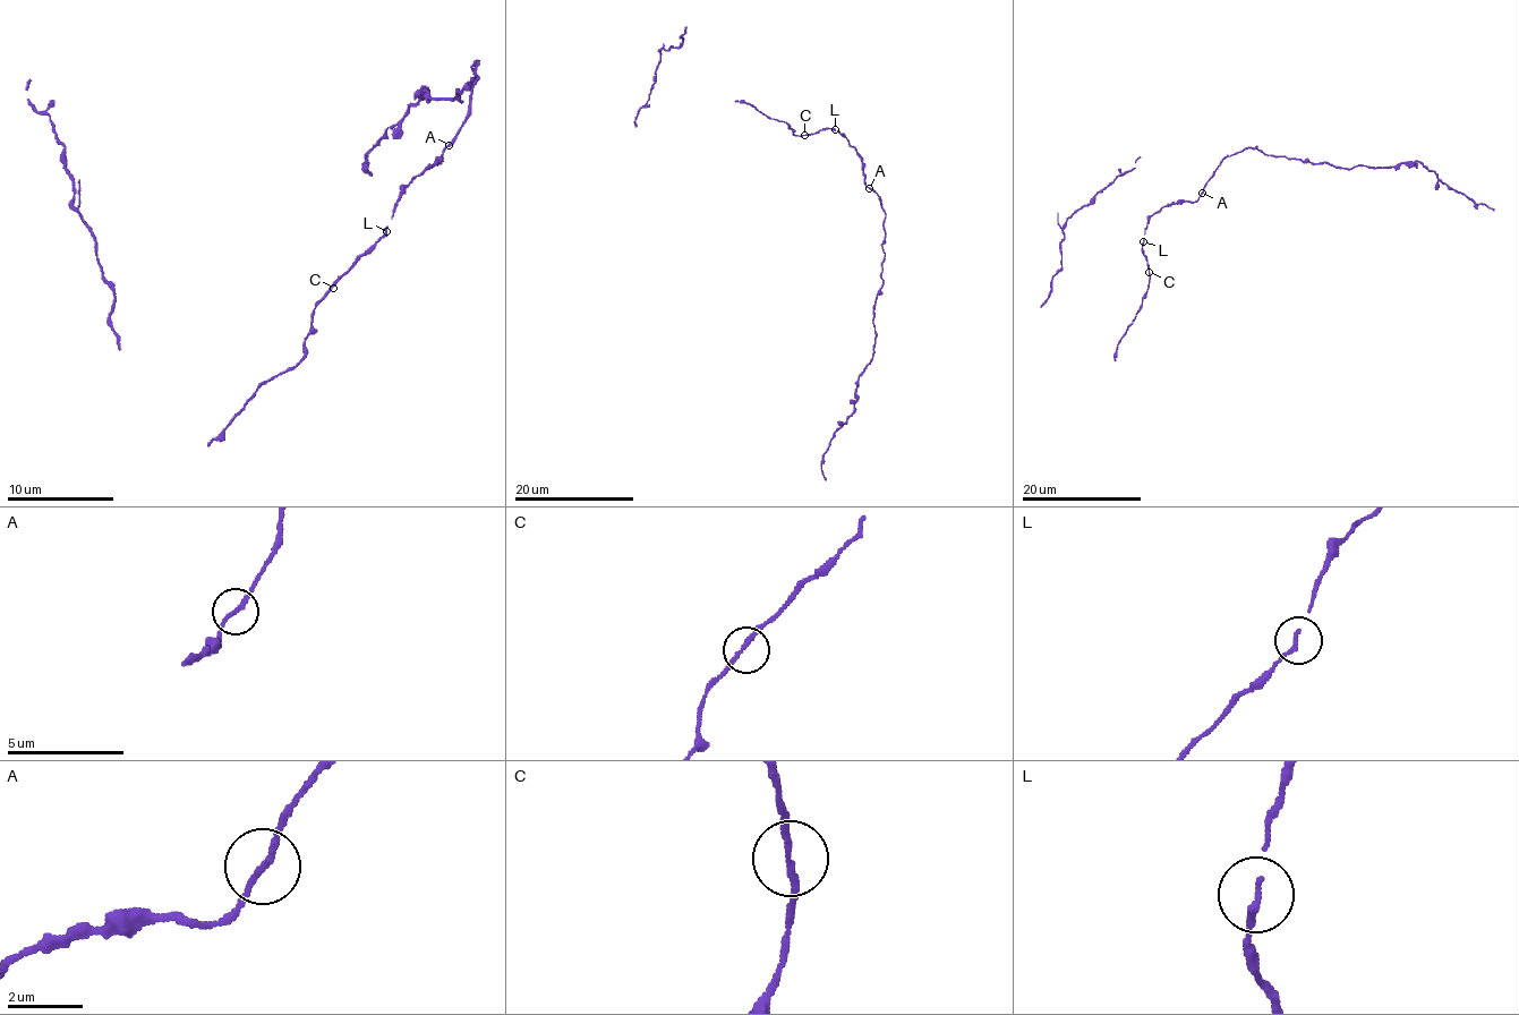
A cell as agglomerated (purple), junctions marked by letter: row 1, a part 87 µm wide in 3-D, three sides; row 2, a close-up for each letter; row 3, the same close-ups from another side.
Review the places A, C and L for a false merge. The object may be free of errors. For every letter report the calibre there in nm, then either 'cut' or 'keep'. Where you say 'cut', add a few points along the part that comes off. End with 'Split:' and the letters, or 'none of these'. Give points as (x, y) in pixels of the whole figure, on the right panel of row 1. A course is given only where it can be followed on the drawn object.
A: 160 nm | keep
C: 160 nm | keep
L: 150 nm | keep
Split: none of these

